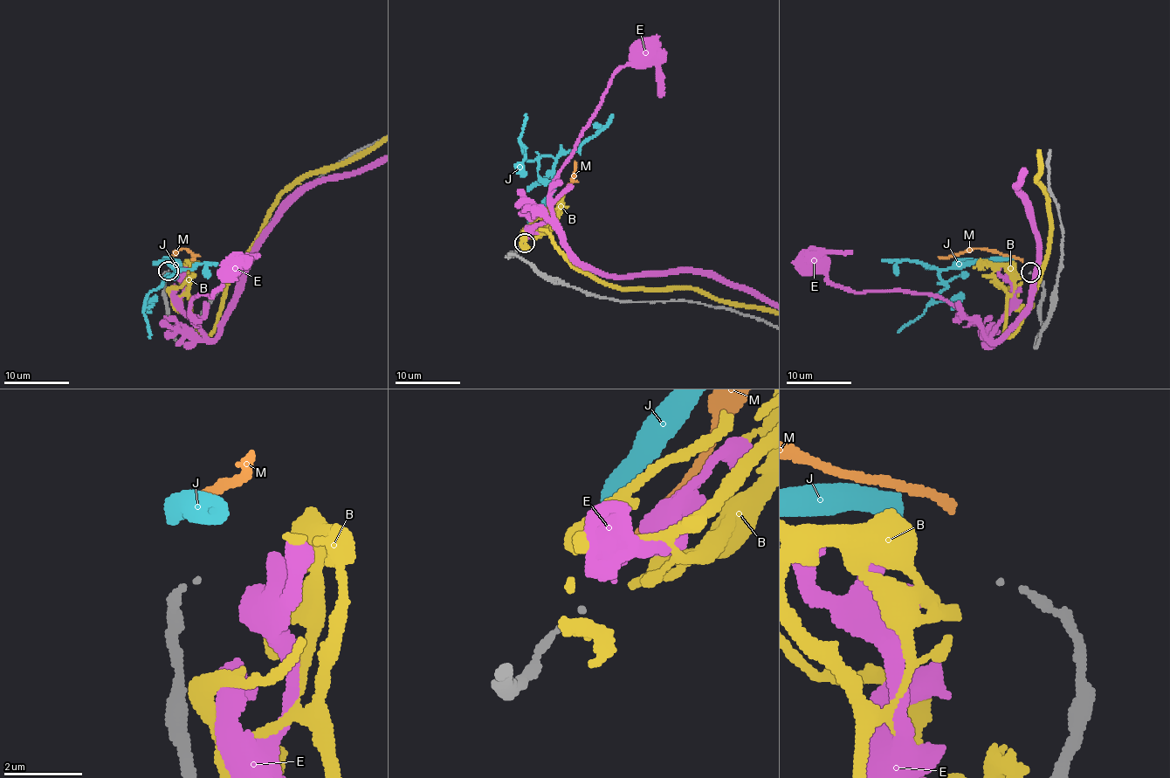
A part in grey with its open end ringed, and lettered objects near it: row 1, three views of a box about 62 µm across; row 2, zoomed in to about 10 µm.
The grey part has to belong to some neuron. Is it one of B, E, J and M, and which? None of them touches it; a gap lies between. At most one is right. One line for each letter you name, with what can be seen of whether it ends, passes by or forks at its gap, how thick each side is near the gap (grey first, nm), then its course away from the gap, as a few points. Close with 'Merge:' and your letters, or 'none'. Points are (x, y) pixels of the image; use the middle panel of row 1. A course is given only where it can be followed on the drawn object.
M: it ends | 80/200 nm
Merge: M

